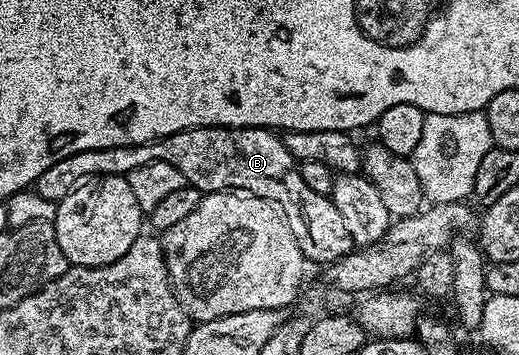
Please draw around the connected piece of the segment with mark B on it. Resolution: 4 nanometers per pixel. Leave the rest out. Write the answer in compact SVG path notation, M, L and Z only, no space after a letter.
M194 127L181 133L173 133L164 139L157 139L154 143L142 143L139 147L114 147L113 149L93 149L85 153L73 153L57 165L49 165L45 173L36 179L33 190L53 201L58 205L67 194L75 187L79 186L84 179L90 179L96 175L125 175L137 165L149 165L149 161L169 161L173 169L181 169L181 173L186 177L190 186L196 187L200 193L210 193L212 191L230 191L231 188L249 189L277 205L285 213L289 221L289 229L293 229L293 237L297 237L297 245L301 245L301 253L304 260L322 265L330 265L345 257L353 250L353 244L349 237L349 228L345 226L345 220L341 218L341 213L337 213L337 205L328 196L321 193L313 193L305 181L301 181L301 173L296 169L297 161L285 149L282 138L274 130L266 127Z

